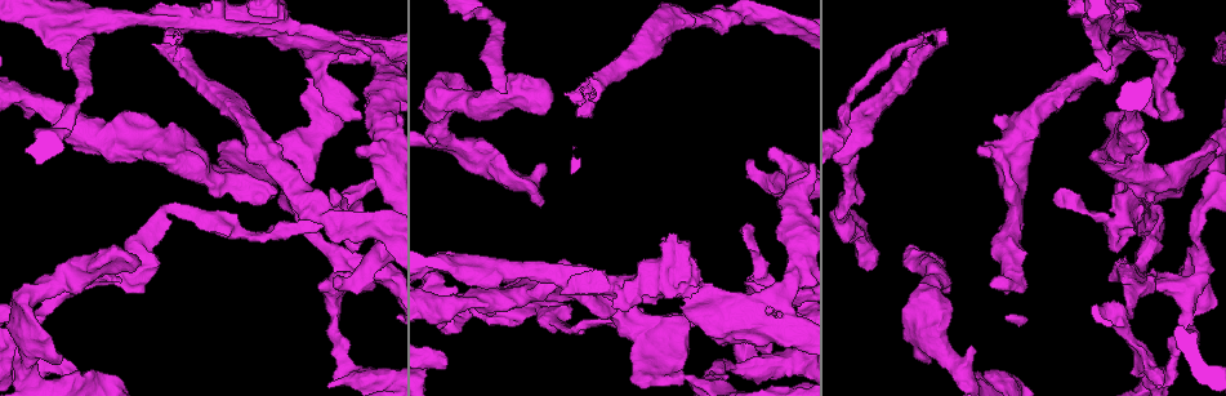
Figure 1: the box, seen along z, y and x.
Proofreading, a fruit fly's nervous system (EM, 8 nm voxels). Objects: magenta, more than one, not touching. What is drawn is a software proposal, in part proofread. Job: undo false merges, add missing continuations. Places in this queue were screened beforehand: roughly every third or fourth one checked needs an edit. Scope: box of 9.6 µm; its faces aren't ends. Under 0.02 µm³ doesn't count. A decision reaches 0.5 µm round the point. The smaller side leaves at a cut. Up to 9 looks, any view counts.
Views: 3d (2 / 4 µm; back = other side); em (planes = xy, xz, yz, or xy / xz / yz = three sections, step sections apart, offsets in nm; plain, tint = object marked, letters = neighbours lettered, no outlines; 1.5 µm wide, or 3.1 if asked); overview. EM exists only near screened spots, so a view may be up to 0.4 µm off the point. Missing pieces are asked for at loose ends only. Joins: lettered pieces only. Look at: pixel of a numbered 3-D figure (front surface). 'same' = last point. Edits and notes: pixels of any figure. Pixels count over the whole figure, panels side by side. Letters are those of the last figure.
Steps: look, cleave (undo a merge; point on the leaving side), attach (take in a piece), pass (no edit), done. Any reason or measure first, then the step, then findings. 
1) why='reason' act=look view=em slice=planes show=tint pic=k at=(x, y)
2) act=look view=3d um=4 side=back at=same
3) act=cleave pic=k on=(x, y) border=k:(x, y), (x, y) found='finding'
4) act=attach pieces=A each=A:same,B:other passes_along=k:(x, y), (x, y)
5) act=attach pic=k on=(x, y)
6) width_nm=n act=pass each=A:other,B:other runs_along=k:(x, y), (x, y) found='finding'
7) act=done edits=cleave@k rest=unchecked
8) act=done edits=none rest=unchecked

act=look view=3d um=4 pic=1 at=(1137, 282)

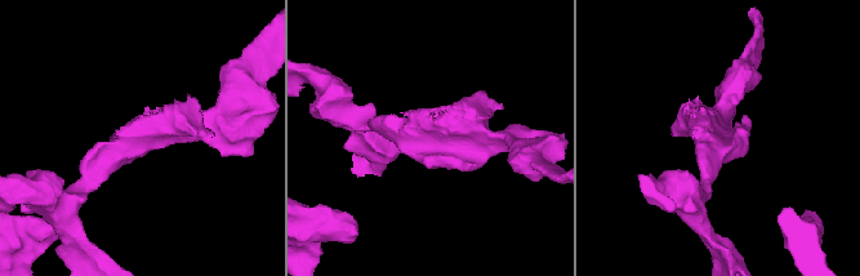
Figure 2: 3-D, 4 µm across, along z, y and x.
why='now the EM' act=look view=em slice=xz step=4 show=tint pic=2 at=(160, 137)

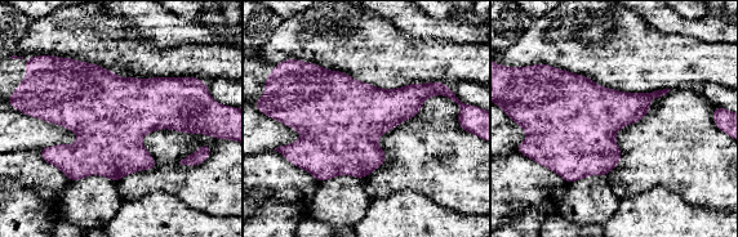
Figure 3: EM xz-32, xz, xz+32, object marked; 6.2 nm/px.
why='another direction' act=look view=em slice=planes show=letters at=same

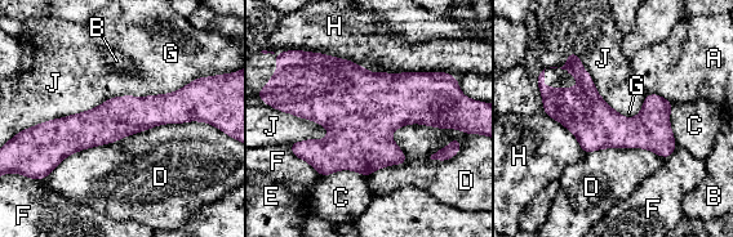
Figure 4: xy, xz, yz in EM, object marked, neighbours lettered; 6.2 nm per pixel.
act=pass each=A:other,B:other,C:other,D:other,E:other,F:other,G:other,H:other,J:other found='continuous, no second cell'

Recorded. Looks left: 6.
why='sudden change in width' act=look view=3d um=4 pic=1 at=(73, 119)

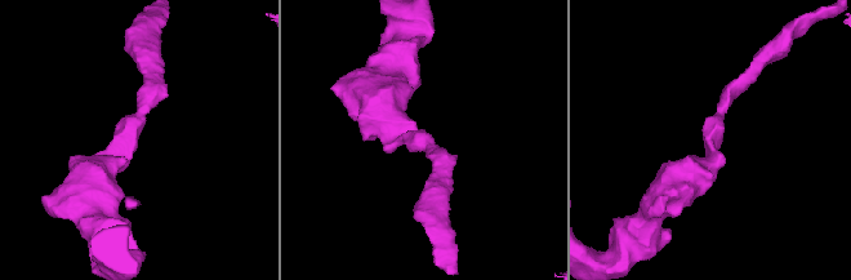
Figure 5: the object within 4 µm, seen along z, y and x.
act=look view=em slice=planes show=tint pic=5 at=(715, 145)

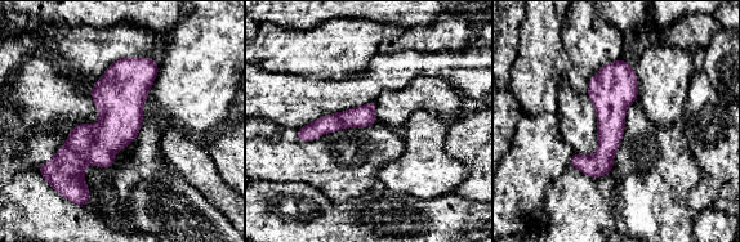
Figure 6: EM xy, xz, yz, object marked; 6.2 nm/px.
act=look view=em slice=planes show=letters at=same

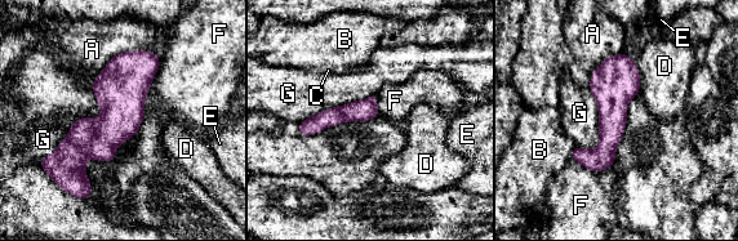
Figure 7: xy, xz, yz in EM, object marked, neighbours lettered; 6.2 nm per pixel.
width_nm=130 act=pass each=A:other,B:other,C:other,D:other,E:other,F:other,G:other border=7:(160, 59), (132, 137) found='continuous, no second cell'

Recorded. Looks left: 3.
why='thick end' act=look view=em slice=planes show=letters pic=1 at=(990, 283)

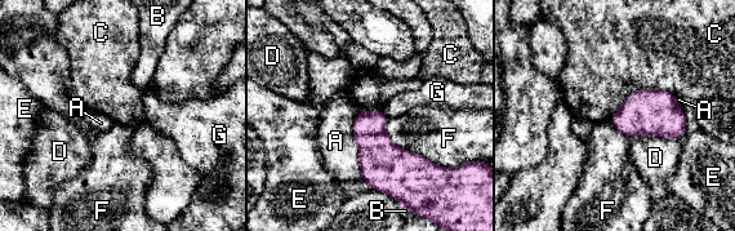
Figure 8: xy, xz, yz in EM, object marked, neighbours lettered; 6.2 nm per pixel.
longest_contact=F:460nm act=pass each=A:other,B:other,C:other,D:other,E:other,F:other,G:other border=8:(673, 93), (635, 89), (609, 119) found='no lettered piece goes on from it'

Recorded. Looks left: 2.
why='stops while still wide' act=look view=em slice=xz step=4 show=tint pic=1 at=(982, 146)

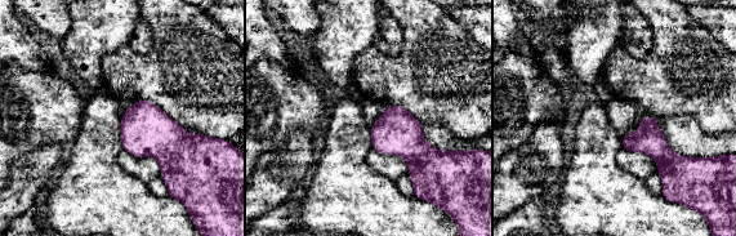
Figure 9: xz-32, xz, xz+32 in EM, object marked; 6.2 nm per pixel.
act=look view=em slice=planes show=letters at=same

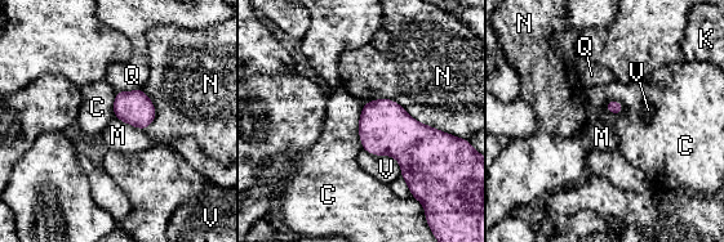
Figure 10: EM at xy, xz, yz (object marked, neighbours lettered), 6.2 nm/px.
act=pass each=C:other,K:other,M:other,N:other,Q:other,V:other border=10:(365, 103), (359, 120), (362, 148) found='no lettered piece goes on from it'

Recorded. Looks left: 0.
act=done edits=none rest=unchecked

